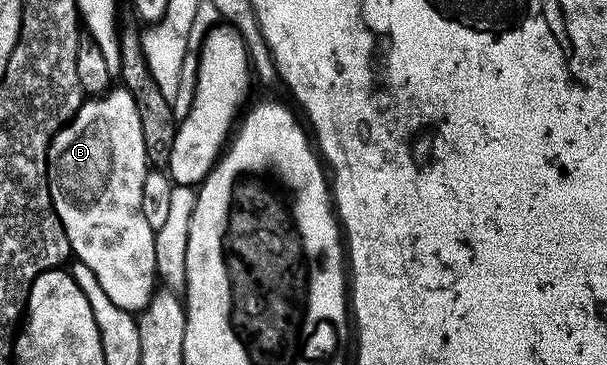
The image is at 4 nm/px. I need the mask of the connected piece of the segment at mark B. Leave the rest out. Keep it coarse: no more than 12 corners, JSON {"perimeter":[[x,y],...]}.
{"perimeter":[[134,97],[85,98],[48,147],[71,254],[114,305],[158,284]]}

